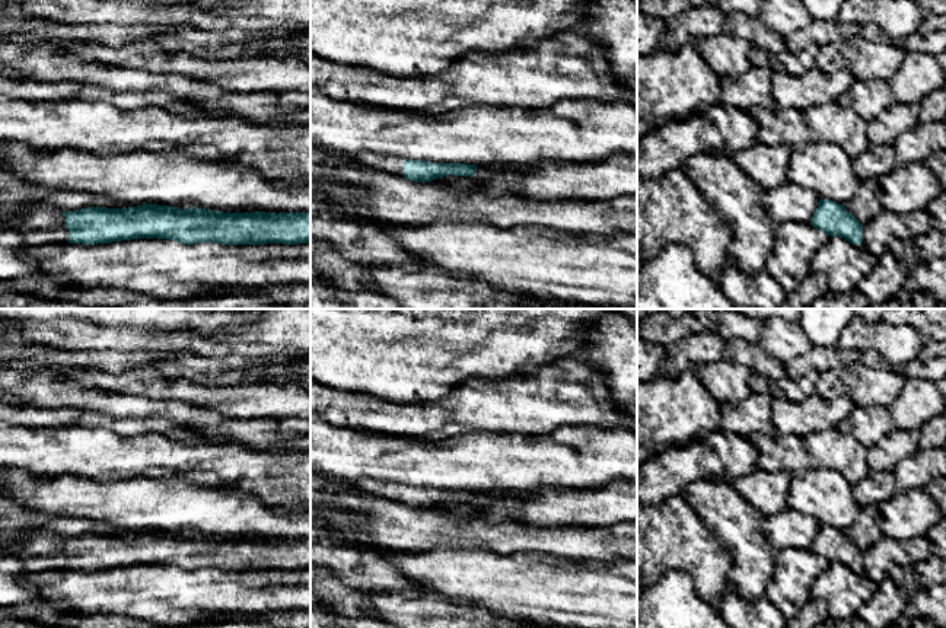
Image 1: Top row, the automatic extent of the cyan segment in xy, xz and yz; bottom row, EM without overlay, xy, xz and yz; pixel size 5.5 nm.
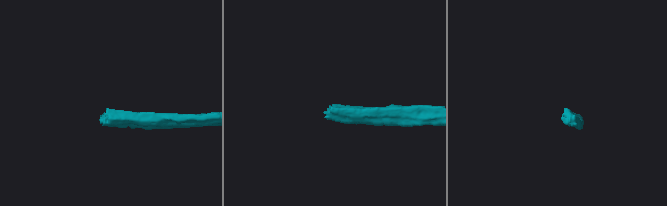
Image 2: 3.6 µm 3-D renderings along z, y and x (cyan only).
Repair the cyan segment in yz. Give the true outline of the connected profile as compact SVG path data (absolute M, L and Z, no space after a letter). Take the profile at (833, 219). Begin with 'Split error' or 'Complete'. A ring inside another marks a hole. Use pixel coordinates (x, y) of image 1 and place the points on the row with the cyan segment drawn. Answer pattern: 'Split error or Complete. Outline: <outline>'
Complete. Outline: M819 200L810 224L828 236L840 236L853 245L863 242L863 224L847 211L844 204L832 200Z

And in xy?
Split error. Outline: M45 203L0 204L3 220L16 219L16 229L29 246L98 245L131 239L169 239L187 245L310 243L308 213L223 213L189 207L143 204L128 208L87 207L61 211Z

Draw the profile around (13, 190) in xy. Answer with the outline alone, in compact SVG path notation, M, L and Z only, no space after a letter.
M0 169L0 204L45 203L61 211L76 211L87 207L128 208L102 195L83 191L51 189L19 178L7 169Z

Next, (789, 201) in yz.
M786 181L777 188L762 191L761 203L774 224L786 221L810 223L819 197L809 188Z

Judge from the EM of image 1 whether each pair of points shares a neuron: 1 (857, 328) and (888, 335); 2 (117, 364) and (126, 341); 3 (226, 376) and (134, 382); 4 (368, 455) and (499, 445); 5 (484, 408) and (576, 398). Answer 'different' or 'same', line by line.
1: same
2: different
3: different
4: same
5: same

